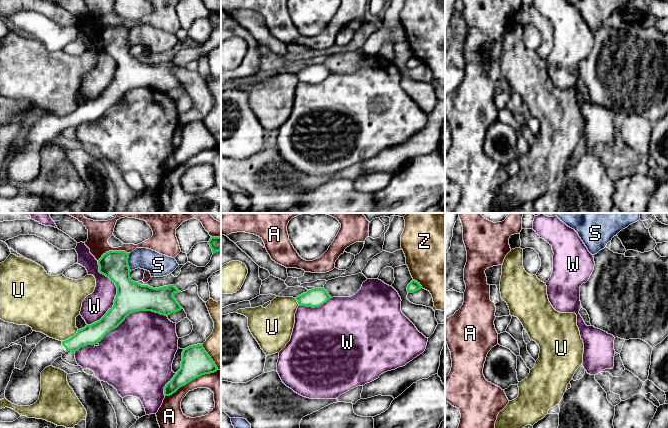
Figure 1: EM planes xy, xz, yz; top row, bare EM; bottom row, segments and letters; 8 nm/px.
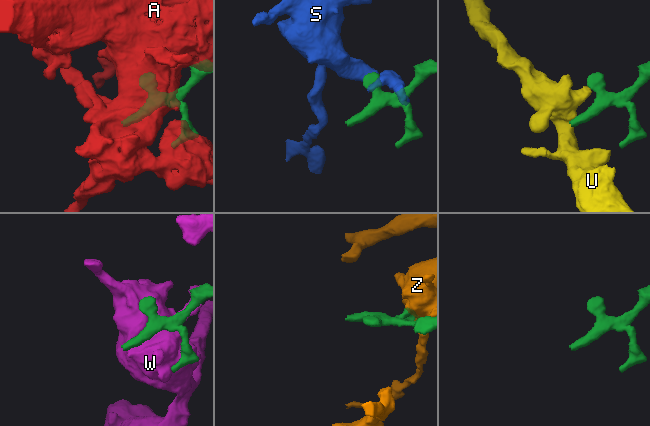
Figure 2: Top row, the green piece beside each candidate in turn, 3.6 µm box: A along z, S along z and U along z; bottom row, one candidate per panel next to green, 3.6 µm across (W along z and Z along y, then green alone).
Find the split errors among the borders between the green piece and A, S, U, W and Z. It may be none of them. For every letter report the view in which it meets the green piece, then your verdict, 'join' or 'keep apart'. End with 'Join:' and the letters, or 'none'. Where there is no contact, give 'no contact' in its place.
A: contact in xy; keep apart
S: contact in xy; keep apart
U: contact in xy; keep apart
W: contact in xy; keep apart
Z: contact in xz; keep apart
Join: none

